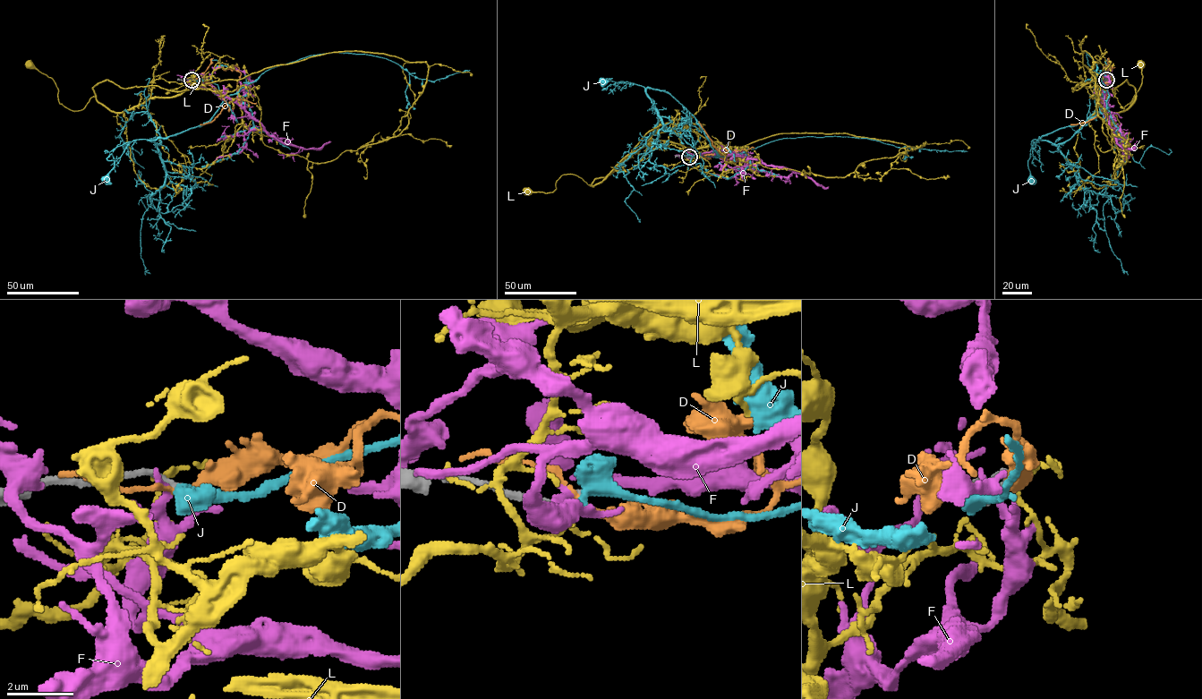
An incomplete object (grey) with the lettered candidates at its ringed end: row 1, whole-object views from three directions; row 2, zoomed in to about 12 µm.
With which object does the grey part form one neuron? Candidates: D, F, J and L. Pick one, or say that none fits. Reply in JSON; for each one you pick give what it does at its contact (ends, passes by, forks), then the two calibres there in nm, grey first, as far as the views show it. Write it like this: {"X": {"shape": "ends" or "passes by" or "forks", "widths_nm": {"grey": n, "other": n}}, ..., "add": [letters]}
{"J": {"shape": "passes by", "widths_nm": {"grey": 220, "other": 460}}, "add": ["J"]}

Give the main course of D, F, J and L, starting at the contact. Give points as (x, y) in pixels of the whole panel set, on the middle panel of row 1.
D: (689, 157), (720, 152), (738, 158), (726, 161), (724, 157)
F: (689, 157), (729, 149), (742, 157), (759, 159), (767, 166), (802, 173), (822, 186), (828, 187)
J: (689, 157), (722, 156), (710, 146), (696, 119), (669, 94), (628, 81), (604, 80), (611, 78), (601, 81)
L: (688, 157), (677, 143), (653, 140), (592, 185), (569, 174), (552, 191), (527, 192)

